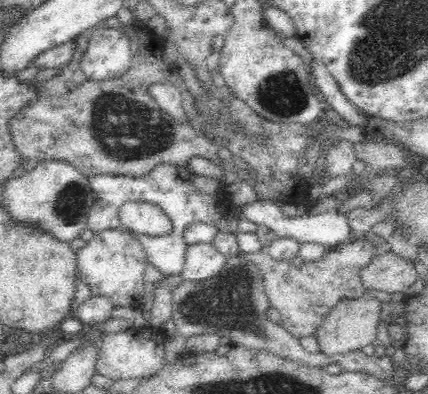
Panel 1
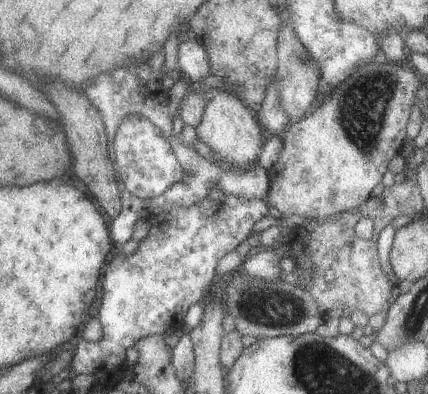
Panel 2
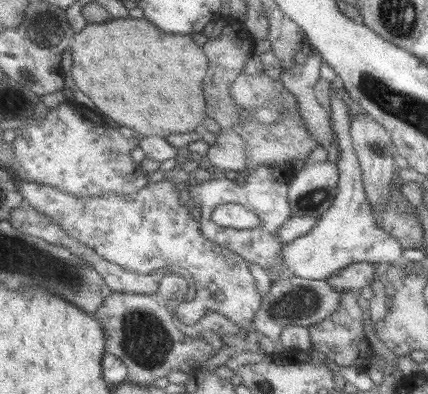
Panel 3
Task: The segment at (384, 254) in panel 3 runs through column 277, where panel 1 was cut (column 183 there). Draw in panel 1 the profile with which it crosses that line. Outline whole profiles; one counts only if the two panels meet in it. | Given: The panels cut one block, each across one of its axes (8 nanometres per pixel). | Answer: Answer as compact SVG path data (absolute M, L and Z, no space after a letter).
M194 244L186 250L186 264L180 280L200 282L214 278L224 270L226 262L228 258L222 252L218 252L214 244Z

